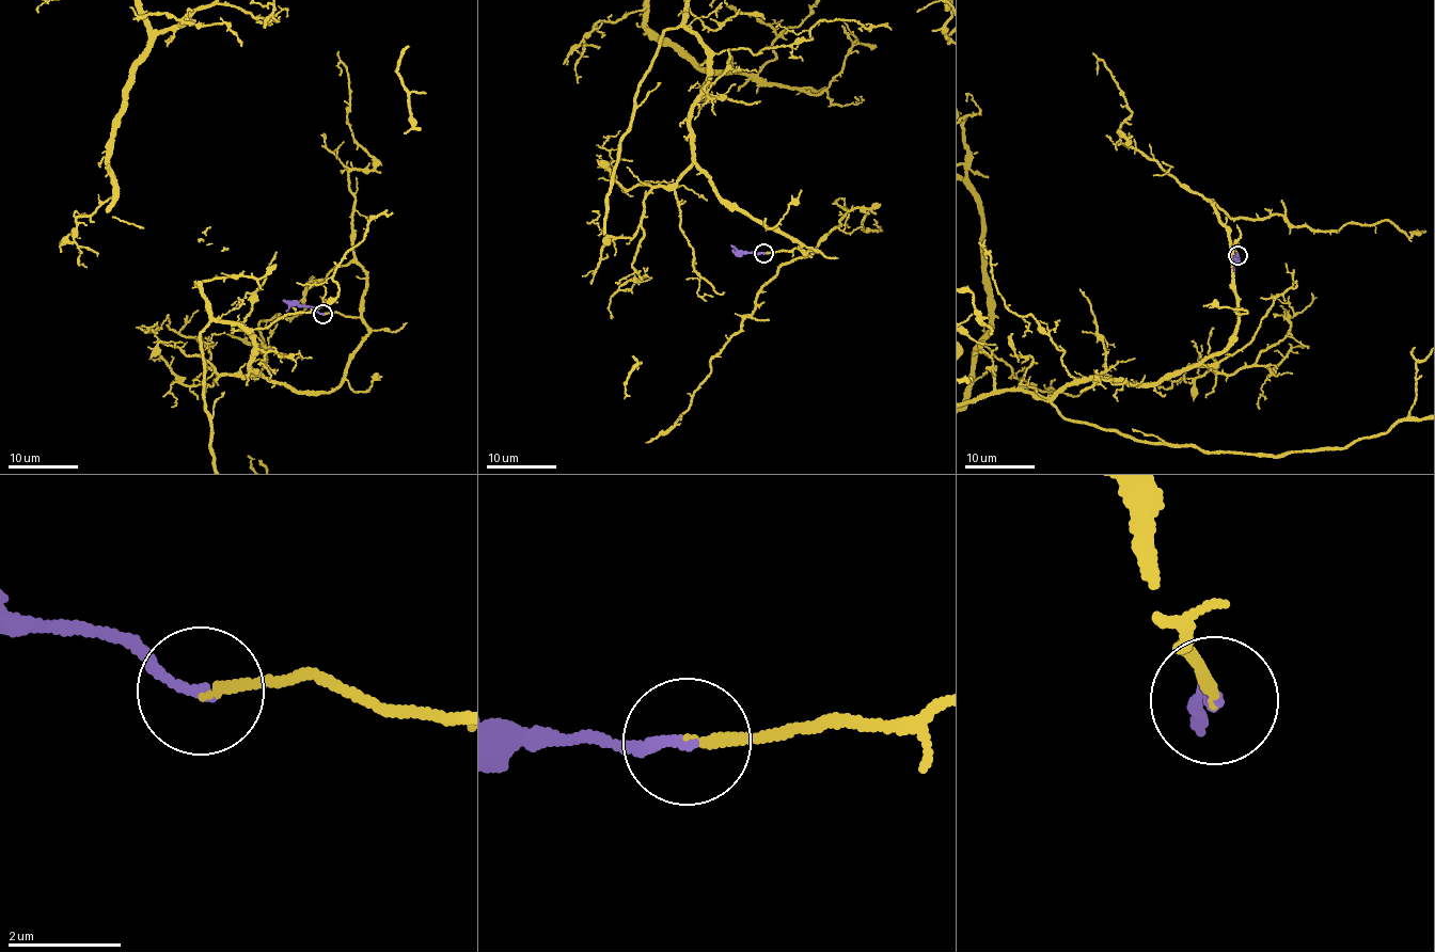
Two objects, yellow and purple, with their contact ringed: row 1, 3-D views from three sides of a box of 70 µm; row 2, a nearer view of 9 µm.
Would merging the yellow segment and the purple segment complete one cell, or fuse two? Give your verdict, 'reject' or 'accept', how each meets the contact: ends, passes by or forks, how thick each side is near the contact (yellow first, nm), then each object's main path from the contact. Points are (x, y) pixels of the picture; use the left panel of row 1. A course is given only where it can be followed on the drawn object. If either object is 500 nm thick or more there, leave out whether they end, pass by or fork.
accept; yellow ends there; purple ends there; 160 nm thick on the yellow side, 190 nm on the other; yellow runs (322, 314), (368, 332), (336, 387), (264, 377), (242, 324), (211, 322), (203, 396); purple runs (322, 314), (283, 301)

